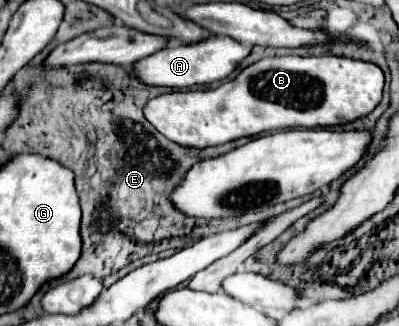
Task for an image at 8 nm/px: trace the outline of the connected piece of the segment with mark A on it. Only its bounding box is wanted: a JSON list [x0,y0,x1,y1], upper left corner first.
[133,35,251,87]

